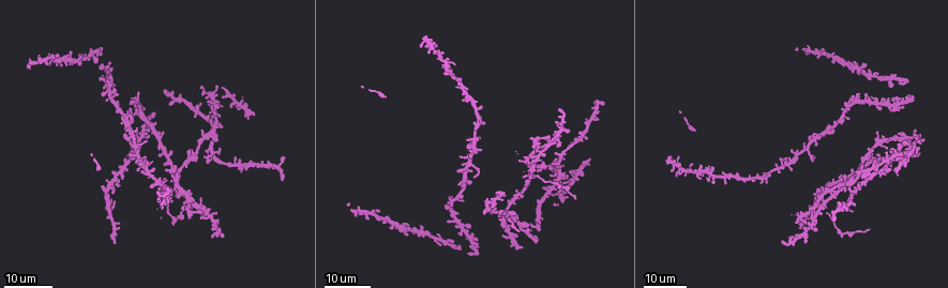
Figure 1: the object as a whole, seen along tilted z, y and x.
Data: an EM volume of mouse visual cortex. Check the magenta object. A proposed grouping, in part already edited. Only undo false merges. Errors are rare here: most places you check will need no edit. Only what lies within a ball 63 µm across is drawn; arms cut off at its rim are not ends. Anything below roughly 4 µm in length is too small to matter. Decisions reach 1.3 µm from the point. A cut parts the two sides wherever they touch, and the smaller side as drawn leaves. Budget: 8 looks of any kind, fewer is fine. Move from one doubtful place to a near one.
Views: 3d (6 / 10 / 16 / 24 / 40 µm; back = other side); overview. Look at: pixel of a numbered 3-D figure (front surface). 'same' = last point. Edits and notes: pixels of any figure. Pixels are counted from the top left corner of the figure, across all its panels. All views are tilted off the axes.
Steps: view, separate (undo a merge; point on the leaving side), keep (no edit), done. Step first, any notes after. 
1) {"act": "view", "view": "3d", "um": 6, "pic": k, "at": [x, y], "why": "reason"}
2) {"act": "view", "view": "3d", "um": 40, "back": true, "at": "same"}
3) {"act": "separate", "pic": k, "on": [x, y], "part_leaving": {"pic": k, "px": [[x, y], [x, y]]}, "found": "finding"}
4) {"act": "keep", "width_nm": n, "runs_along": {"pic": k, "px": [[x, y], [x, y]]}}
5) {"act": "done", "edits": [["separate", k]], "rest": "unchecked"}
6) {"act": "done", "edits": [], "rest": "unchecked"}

{"act": "view", "view": "3d", "um": 24, "pic": 1, "at": [814, 211], "why": "three-way junction"}

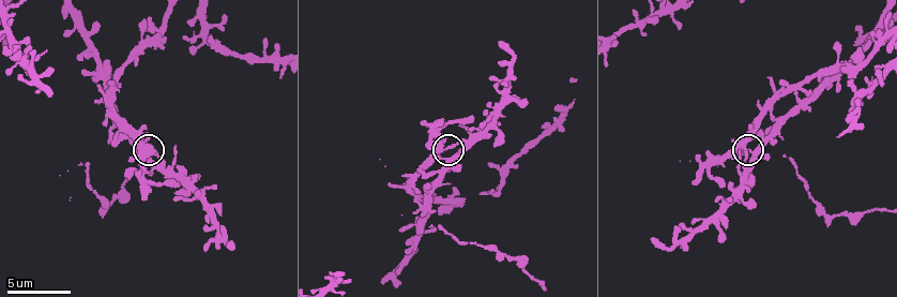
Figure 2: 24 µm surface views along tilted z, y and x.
{"act": "view", "view": "3d", "um": 10, "pic": 2, "at": [743, 150]}

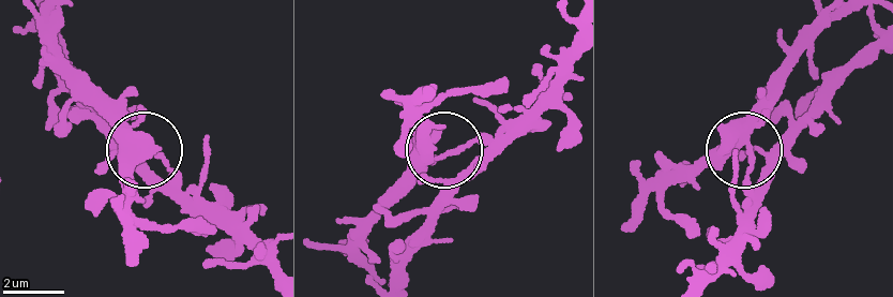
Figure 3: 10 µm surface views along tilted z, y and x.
{"act": "keep", "side_arm_um": 10, "runs_along": {"pic": 3, "px": [[833, 19], [770, 82], [748, 139], [665, 187]]}, "found": "all the same neuron"}

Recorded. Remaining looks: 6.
{"act": "view", "view": "3d", "um": 24, "pic": 1, "at": [469, 164], "why": "thin arm on a thick one"}

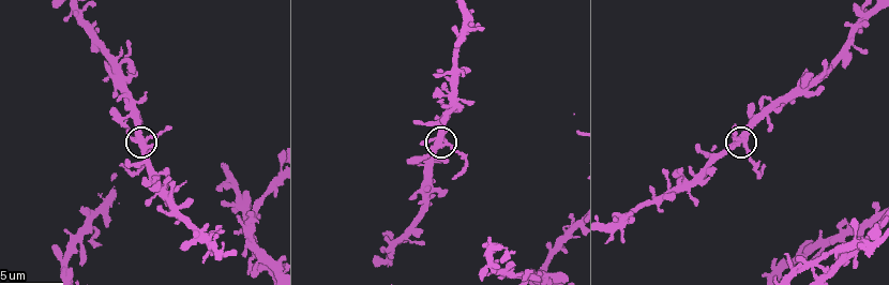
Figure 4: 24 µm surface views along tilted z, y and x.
{"act": "view", "view": "3d", "um": 6, "pic": 4, "at": [142, 140]}

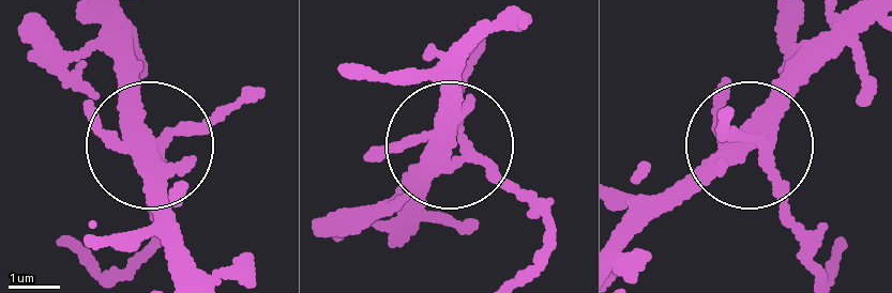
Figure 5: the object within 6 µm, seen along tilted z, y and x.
{"act": "separate", "pic": 5, "on": [517, 198], "arms": 5, "found": "two neurons meet here"}

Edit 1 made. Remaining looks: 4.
{"act": "view", "view": "overview"}

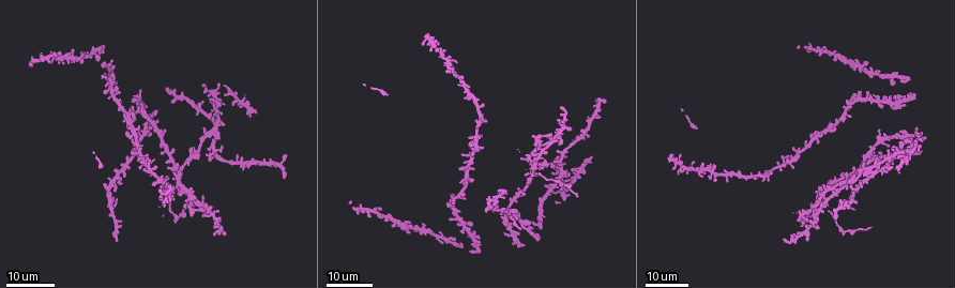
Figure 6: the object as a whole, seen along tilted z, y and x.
{"act": "view", "view": "3d", "um": 16, "pic": 6, "at": [499, 210], "why": "arms part here"}

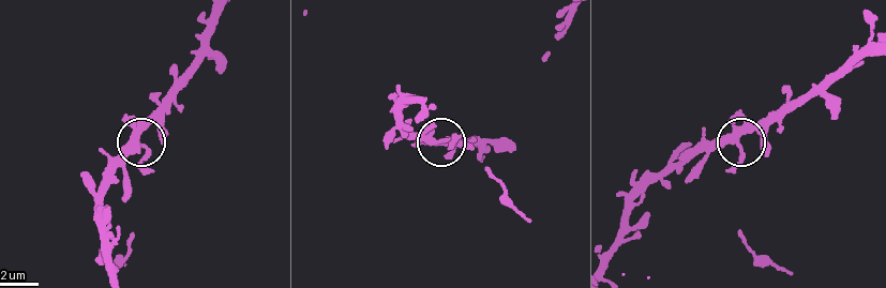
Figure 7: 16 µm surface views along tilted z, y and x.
{"act": "view", "view": "3d", "um": 10, "pic": 7, "at": [738, 145]}

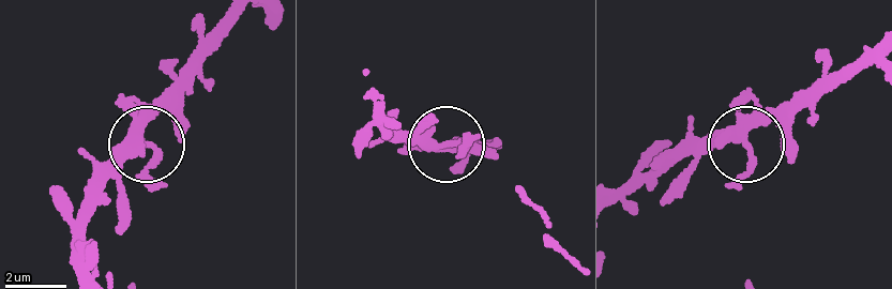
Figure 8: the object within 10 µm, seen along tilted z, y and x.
{"act": "keep", "side_arm_um": 9, "runs_along": {"pic": 8, "px": [[876, 46], [815, 79], [744, 137], [711, 149], [683, 193]]}, "found": "continuous, no second neuron"}

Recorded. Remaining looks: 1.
{"act": "done", "edits": [["separate", 5]], "rest": "unchecked"}

